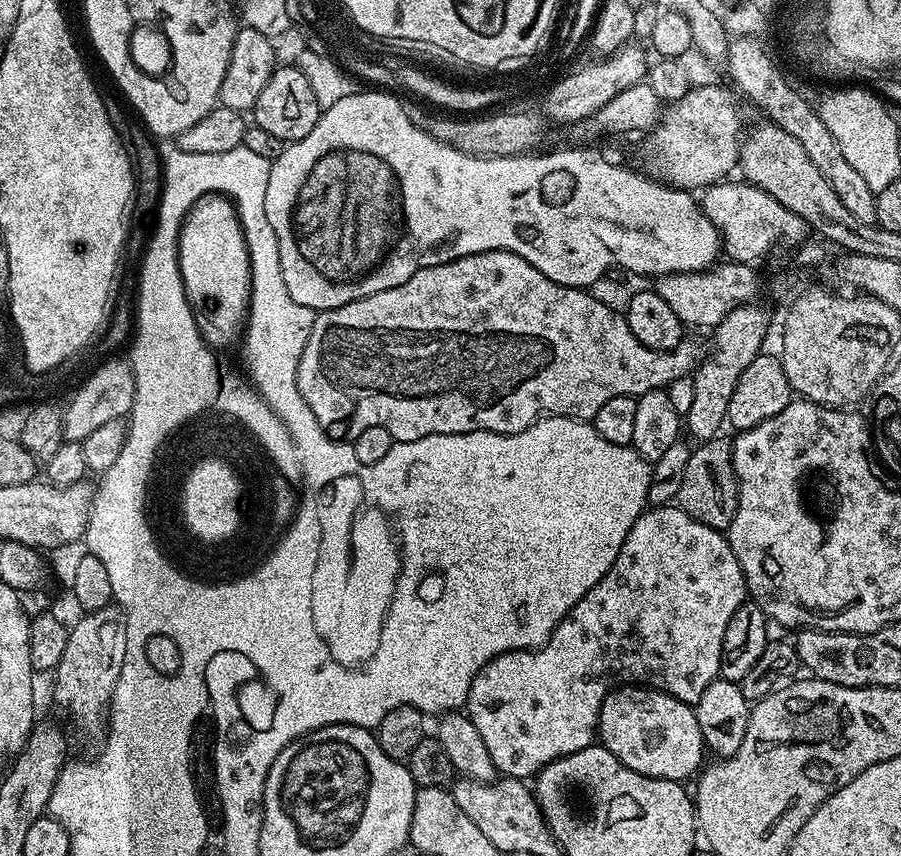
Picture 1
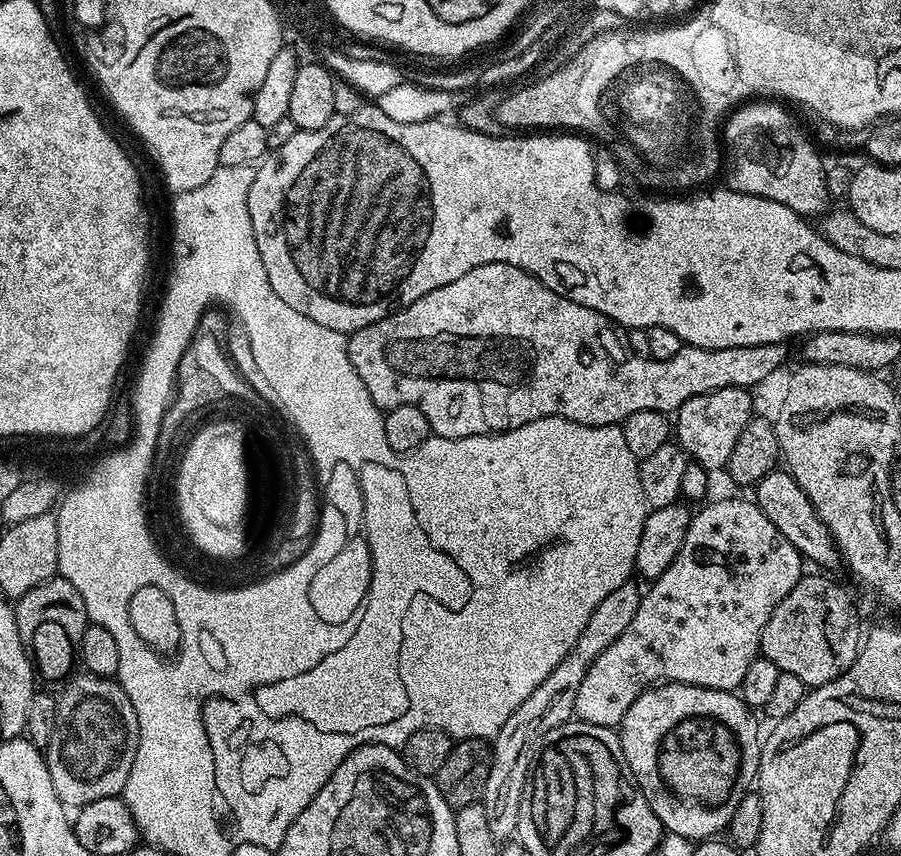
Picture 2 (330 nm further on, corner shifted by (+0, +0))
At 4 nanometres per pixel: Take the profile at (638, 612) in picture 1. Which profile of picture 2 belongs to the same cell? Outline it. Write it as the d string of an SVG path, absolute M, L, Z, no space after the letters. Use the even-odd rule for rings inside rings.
M751 499L716 500L707 504L693 515L682 550L678 550L674 562L647 585L634 622L622 630L622 638L610 642L610 646L594 658L586 678L582 678L582 686L578 686L575 719L615 729L634 701L661 682L693 684L723 692L739 689L750 662L754 662L760 652L760 635L774 606L800 581L802 557Z

